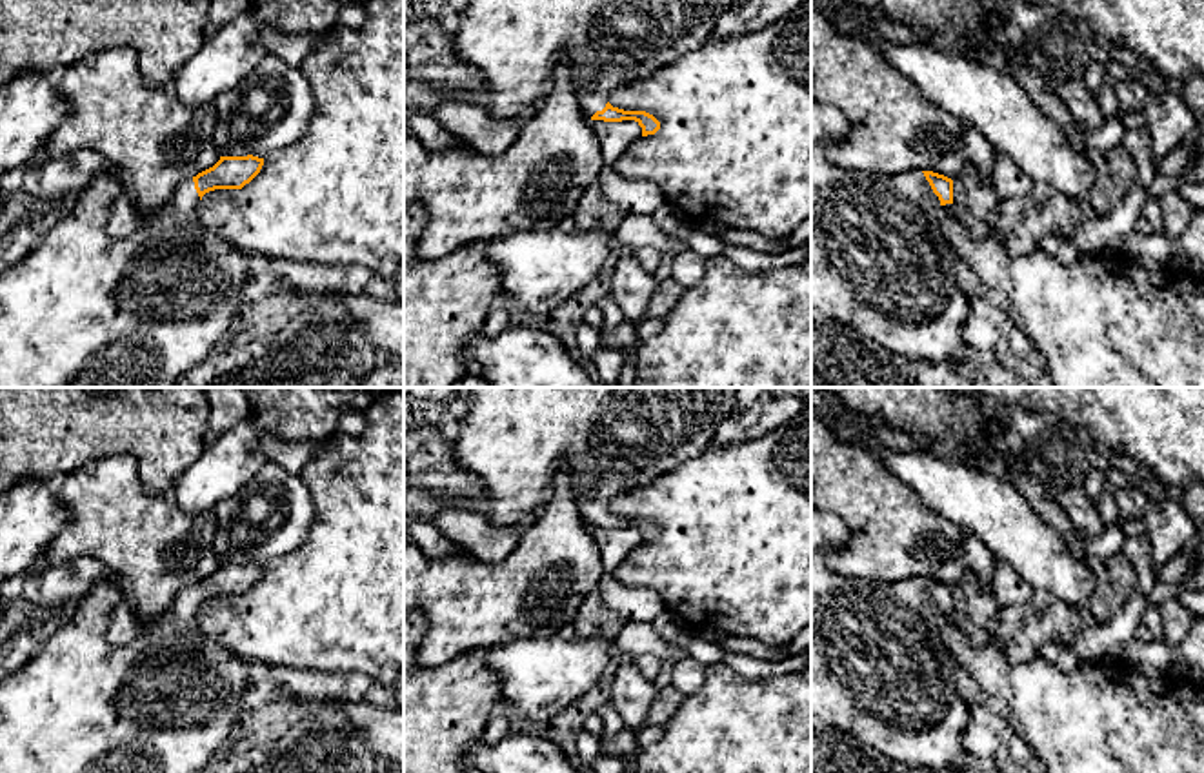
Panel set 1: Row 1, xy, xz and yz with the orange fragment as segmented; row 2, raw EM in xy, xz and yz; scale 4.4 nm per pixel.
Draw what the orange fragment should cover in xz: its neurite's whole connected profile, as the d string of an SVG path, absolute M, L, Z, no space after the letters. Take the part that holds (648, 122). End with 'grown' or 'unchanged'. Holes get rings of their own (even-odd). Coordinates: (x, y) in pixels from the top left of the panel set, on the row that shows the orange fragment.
M467 0L453 35L457 53L475 65L491 93L491 118L513 118L529 104L540 104L555 87L560 64L571 67L580 109L591 120L635 120L642 136L660 122L646 111L624 111L609 104L611 93L704 45L722 13L737 0Z; grown

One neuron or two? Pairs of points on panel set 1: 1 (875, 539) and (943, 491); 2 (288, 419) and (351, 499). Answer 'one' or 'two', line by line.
1: two
2: two

